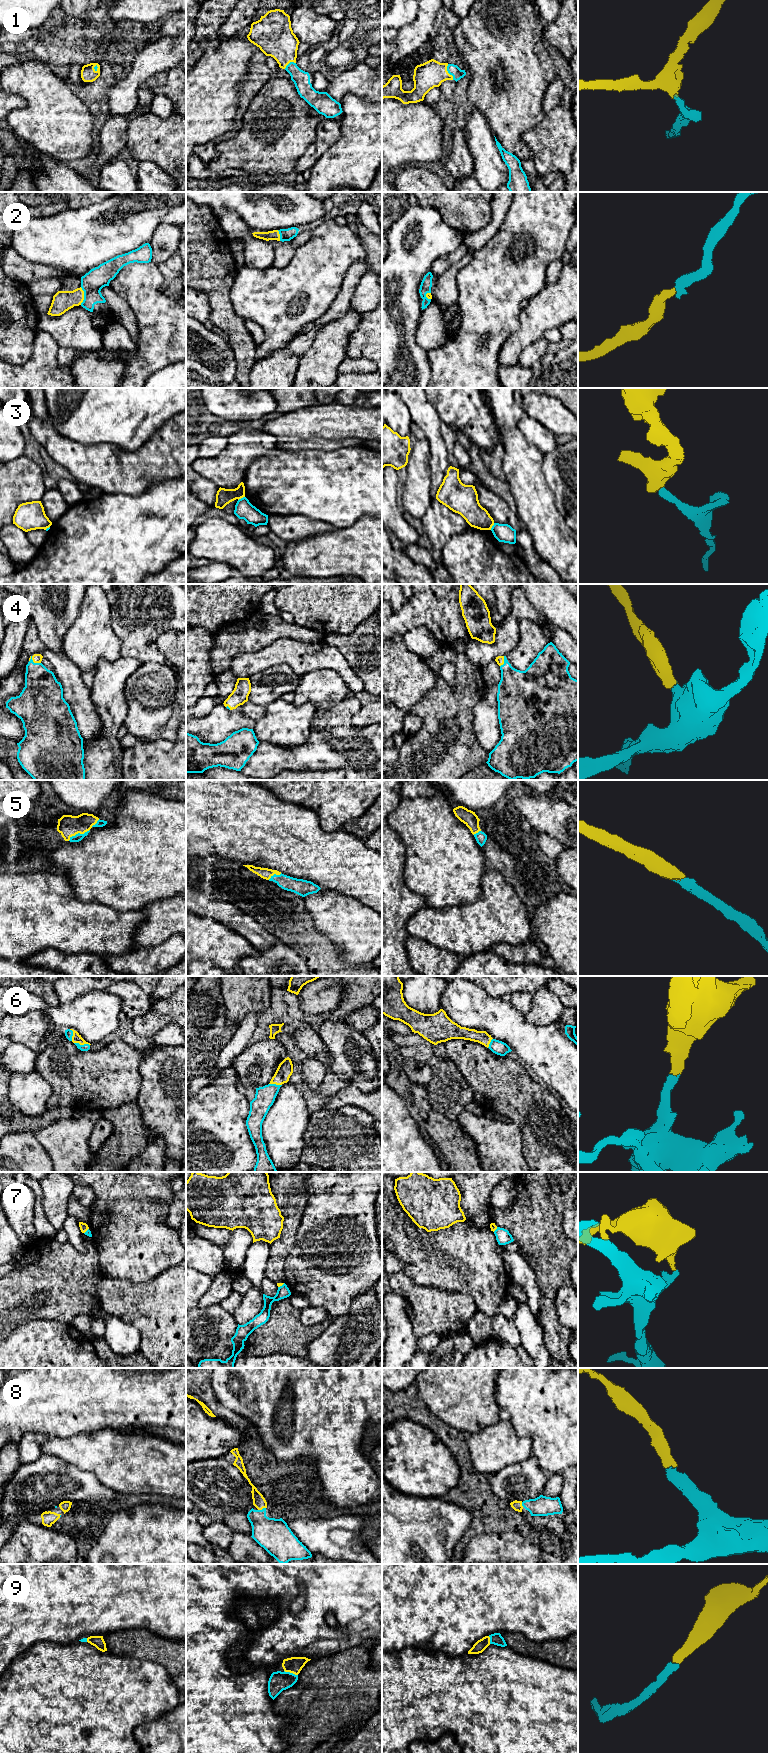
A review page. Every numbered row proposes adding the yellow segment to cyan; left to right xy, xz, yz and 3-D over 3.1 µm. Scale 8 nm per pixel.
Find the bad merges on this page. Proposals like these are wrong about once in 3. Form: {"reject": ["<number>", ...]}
{"reject": ["3", "7"]}

